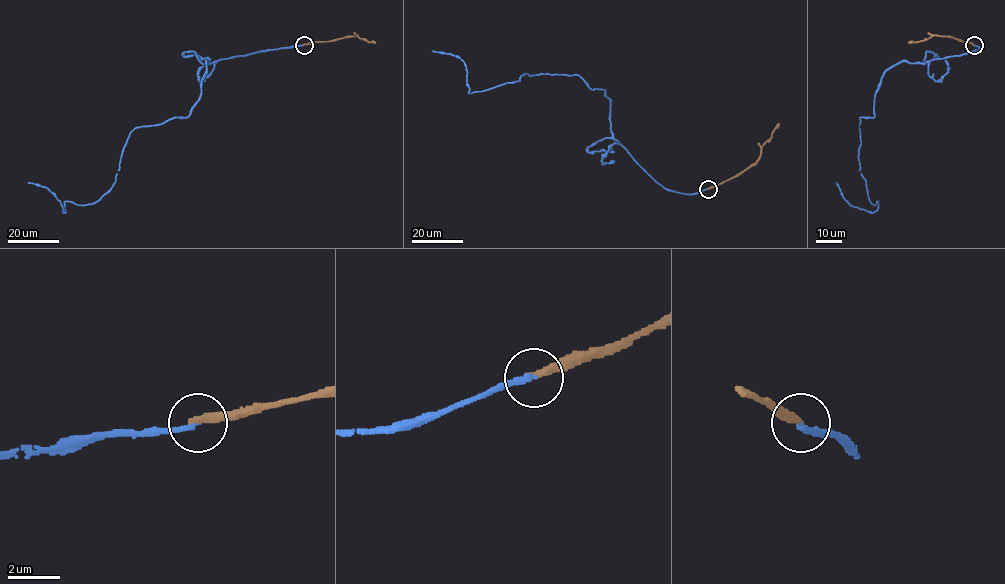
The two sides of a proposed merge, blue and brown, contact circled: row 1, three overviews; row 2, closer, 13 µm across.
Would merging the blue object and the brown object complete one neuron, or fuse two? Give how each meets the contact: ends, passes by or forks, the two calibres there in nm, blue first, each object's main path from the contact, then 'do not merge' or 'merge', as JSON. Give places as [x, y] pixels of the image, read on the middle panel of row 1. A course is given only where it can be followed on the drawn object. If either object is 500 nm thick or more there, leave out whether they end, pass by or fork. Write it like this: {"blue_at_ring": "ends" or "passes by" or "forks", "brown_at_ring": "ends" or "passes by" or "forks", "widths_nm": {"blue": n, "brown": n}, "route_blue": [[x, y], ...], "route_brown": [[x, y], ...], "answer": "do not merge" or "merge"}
{"blue_at_ring": "ends", "brown_at_ring": "ends", "widths_nm": {"blue": 180, "brown": 320}, "route_blue": [[708, 189], [657, 183], [614, 138], [604, 90], [577, 75], [525, 74], [468, 93], [464, 63], [432, 50]], "route_brown": [[708, 189], [737, 176], [753, 164], [760, 154], [761, 147], [779, 123]], "answer": "do not merge"}

